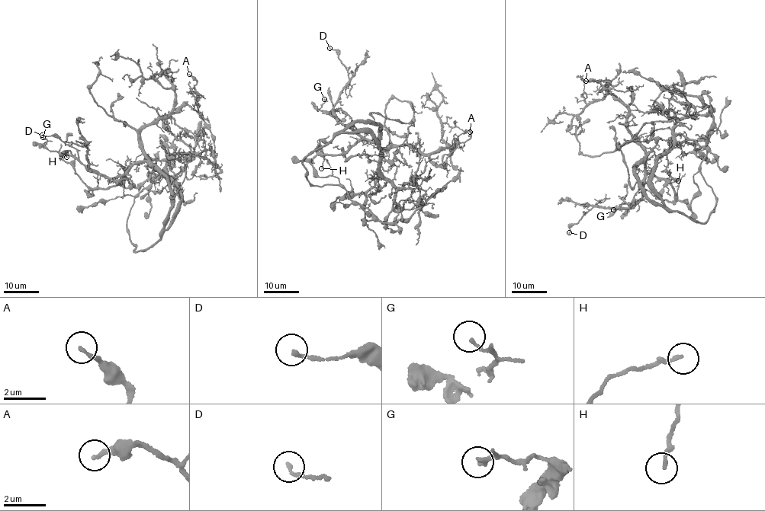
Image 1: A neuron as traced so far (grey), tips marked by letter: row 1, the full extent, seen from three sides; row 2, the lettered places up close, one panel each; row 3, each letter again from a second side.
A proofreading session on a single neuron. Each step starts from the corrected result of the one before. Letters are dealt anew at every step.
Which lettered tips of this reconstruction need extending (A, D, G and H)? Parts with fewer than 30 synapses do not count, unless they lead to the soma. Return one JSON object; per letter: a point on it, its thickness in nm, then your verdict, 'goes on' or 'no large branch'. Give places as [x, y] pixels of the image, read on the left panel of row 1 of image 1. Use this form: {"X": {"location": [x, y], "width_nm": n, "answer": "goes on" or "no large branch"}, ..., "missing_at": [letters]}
{"A": {"location": [189, 74], "width_nm": 160, "answer": "no large branch"}, "D": {"location": [42, 135], "width_nm": 130, "answer": "no large branch"}, "G": {"location": [43, 137], "width_nm": 130, "answer": "no large branch"}, "H": {"location": [66, 157], "width_nm": 190, "answer": "no large branch"}, "missing_at": []}

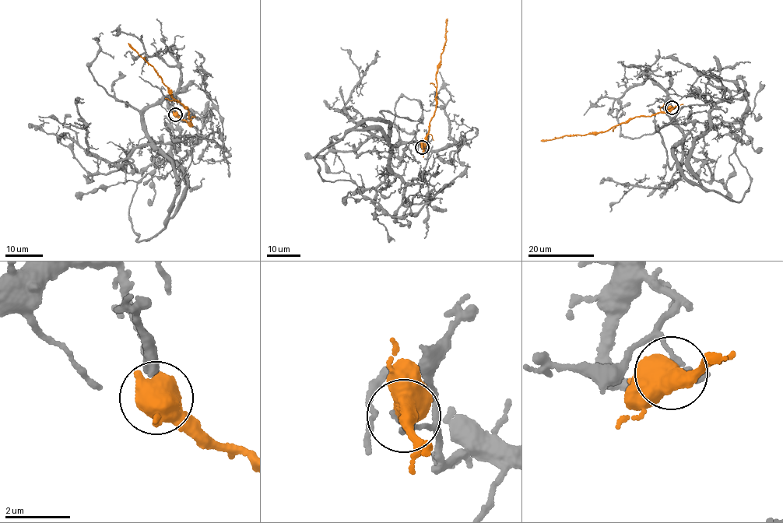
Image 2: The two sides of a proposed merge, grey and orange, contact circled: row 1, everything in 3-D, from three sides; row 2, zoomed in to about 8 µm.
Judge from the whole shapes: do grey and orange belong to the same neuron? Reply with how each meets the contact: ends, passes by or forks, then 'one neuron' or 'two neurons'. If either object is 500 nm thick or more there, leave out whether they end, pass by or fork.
two neurons

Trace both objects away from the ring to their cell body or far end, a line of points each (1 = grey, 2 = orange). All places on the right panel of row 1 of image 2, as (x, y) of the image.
1: (672, 107), (669, 98), (683, 138), (677, 169), (700, 185), (689, 149), (711, 102), (691, 85), (750, 62)
2: (672, 107), (652, 115), (636, 117), (602, 132), (541, 140)

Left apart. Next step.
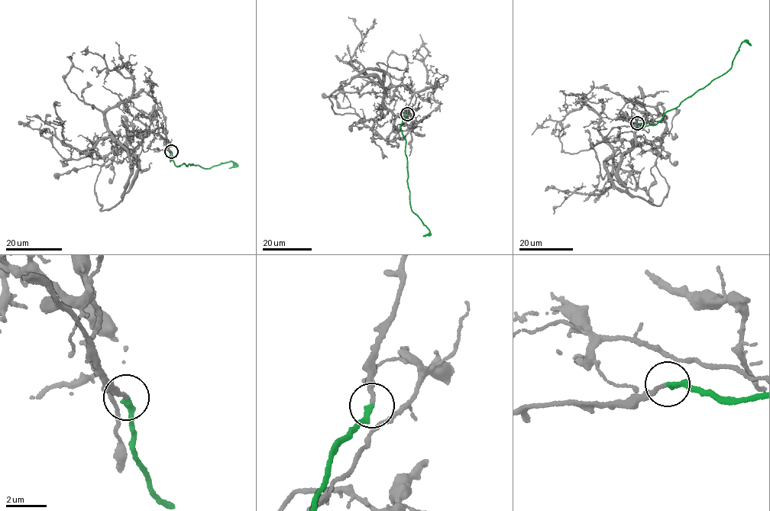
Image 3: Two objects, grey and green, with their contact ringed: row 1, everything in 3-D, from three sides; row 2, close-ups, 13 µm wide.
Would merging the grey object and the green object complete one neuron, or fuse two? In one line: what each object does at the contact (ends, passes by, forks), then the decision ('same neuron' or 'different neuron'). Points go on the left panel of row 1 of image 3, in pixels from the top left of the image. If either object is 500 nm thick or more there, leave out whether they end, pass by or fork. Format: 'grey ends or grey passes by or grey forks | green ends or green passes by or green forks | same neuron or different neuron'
grey ends | green ends | same neuron

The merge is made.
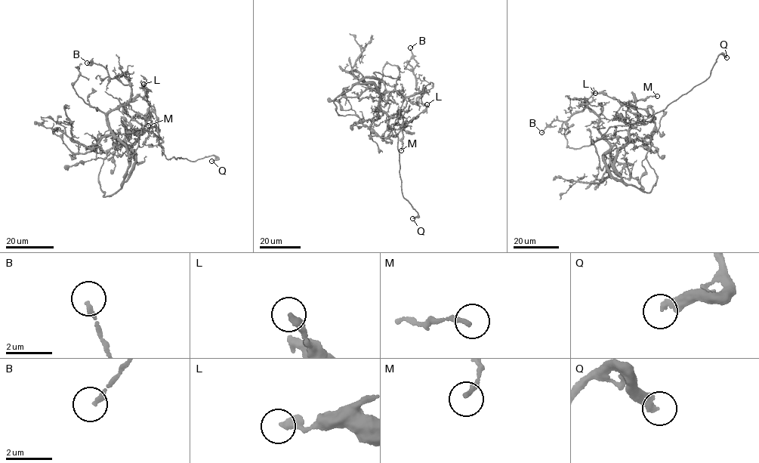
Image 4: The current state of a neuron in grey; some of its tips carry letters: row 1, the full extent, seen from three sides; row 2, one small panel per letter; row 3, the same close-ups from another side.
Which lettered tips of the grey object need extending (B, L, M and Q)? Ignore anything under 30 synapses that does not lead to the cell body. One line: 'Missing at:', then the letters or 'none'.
Missing at: Q

